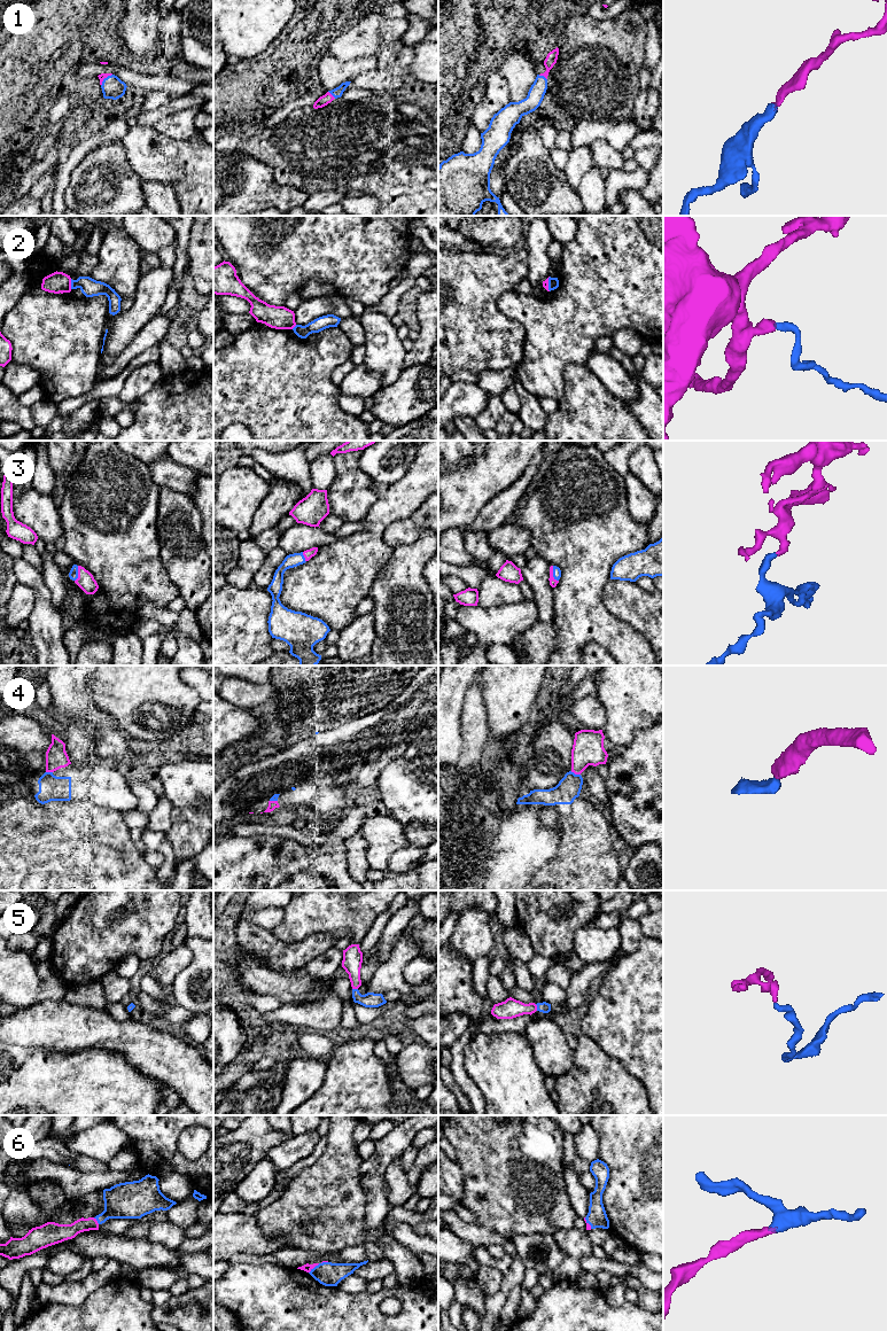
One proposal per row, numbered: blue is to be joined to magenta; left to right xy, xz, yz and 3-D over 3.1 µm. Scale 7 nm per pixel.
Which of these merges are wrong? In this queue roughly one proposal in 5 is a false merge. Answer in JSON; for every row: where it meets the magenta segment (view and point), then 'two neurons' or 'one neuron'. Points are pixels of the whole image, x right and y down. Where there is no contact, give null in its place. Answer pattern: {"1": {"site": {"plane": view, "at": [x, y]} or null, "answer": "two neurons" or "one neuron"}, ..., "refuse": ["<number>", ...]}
{"1": {"site": {"plane": "yz", "at": [543, 75]}, "answer": "one neuron"}, "2": {"site": {"plane": "xy", "at": [70, 283]}, "answer": "two neurons"}, "3": {"site": {"plane": "yz", "at": [552, 574]}, "answer": "one neuron"}, "4": {"site": {"plane": "yz", "at": [575, 773]}, "answer": "one neuron"}, "5": {"site": {"plane": "yz", "at": [536, 1008]}, "answer": "one neuron"}, "6": {"site": {"plane": "xz", "at": [313, 1267]}, "answer": "one neuron"}, "refuse": ["2"]}

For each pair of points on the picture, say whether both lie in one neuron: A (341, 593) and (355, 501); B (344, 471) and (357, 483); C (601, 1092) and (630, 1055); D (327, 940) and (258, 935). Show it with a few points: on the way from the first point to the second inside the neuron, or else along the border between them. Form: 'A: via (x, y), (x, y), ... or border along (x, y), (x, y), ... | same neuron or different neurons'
A: border along (376, 497), (376, 500), (362, 520) | different neurons
B: via (348, 474), (353, 480) | same neuron
C: border along (601, 1048), (643, 1082) | different neurons
D: via (310, 948), (306, 950), (275, 950) | same neuron

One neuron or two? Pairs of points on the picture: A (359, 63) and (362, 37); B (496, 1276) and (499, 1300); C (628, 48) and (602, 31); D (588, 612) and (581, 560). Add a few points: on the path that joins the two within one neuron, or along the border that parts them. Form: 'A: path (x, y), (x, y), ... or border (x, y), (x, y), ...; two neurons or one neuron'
A: border (373, 55), (350, 60), (340, 60), (333, 56); two neurons
B: border (505, 1274), (500, 1287), (489, 1297); two neurons
C: path (622, 48), (608, 37); one neuron
D: path (581, 599), (581, 573); one neuron

